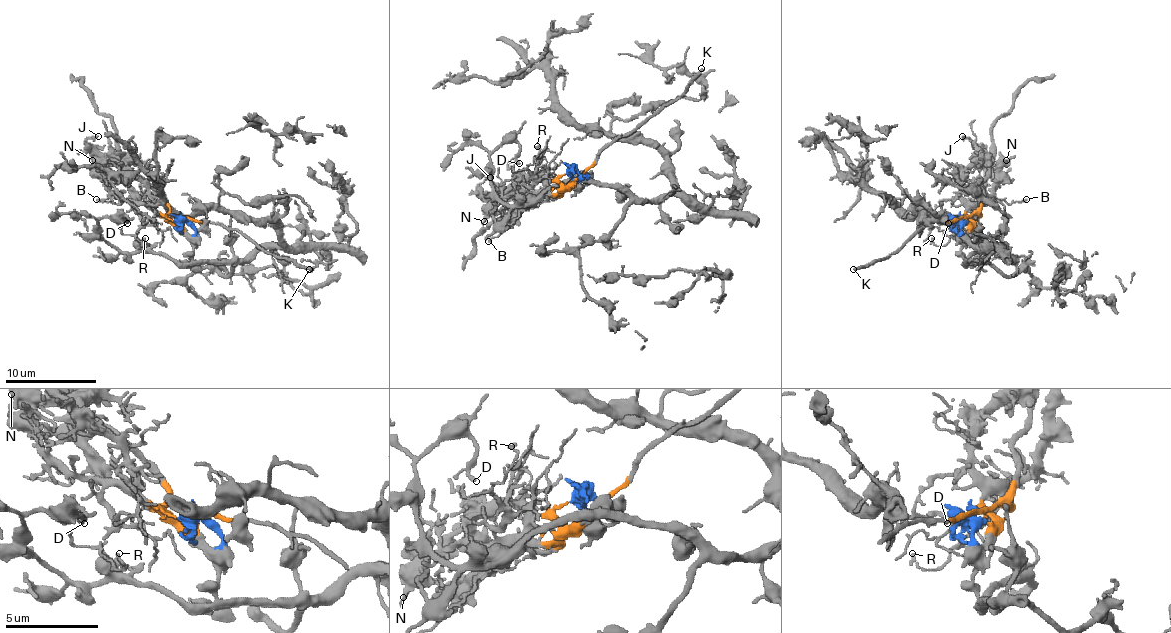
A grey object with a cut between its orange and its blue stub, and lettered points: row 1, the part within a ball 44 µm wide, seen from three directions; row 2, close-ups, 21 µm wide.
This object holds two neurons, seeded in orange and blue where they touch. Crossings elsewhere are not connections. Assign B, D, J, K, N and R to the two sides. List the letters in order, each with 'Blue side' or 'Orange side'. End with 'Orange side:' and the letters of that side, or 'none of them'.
B: Orange side
D: Blue side
J: Orange side
K: Orange side
N: Orange side
R: Orange side
Orange side: B, J, K, N, R

